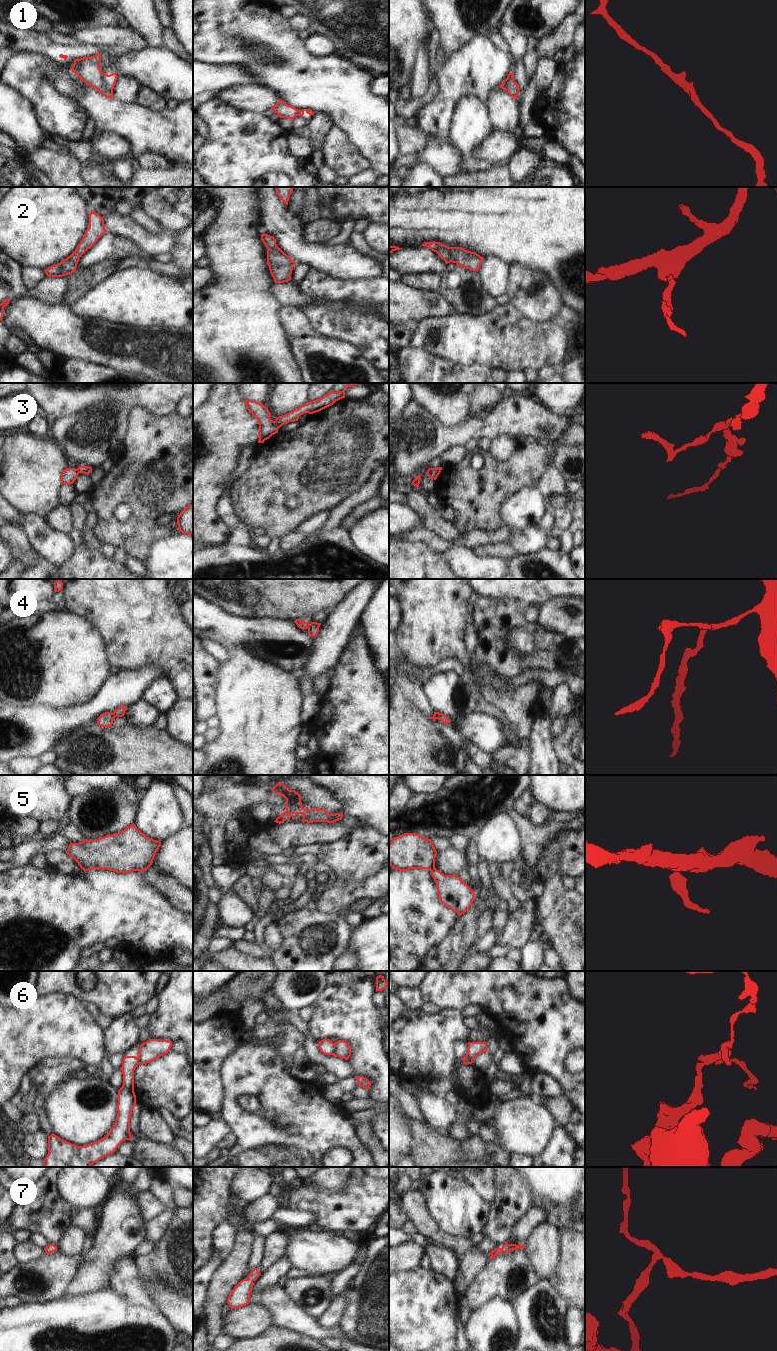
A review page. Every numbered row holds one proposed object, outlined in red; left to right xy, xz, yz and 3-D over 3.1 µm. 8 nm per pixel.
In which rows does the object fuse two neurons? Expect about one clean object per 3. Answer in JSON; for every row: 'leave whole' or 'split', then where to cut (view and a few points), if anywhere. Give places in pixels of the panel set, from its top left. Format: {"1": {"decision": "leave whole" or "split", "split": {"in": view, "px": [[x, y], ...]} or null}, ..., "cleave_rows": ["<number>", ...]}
{"1": {"decision": "split", "split": {"in": "xy", "px": [[102, 73], [105, 87], [112, 91]]}}, "2": {"decision": "leave whole", "split": null}, "3": {"decision": "split", "split": {"in": "xz", "px": [[273, 421], [278, 428]]}}, "4": {"decision": "split", "split": {"in": "xy", "px": [[111, 713], [114, 717]]}}, "5": {"decision": "split", "split": {"in": "yz", "px": [[434, 866], [430, 870]]}}, "6": {"decision": "split", "split": {"in": "xz", "px": [[334, 1044], [332, 1054]]}}, "7": {"decision": "leave whole", "split": null}, "cleave_rows": ["1", "3", "4", "5", "6"]}

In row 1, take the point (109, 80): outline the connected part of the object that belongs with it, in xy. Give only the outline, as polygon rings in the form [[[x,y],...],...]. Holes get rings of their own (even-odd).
[[[103,73],[103,81],[105,83],[106,90],[113,91],[117,77],[117,73],[112,73],[110,75]]]

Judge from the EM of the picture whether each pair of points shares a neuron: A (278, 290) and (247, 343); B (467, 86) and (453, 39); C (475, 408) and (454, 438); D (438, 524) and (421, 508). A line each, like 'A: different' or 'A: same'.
A: different
B: different
C: different
D: same

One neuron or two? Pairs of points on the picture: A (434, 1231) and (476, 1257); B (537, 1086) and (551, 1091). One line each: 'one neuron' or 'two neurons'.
A: one neuron
B: one neuron

